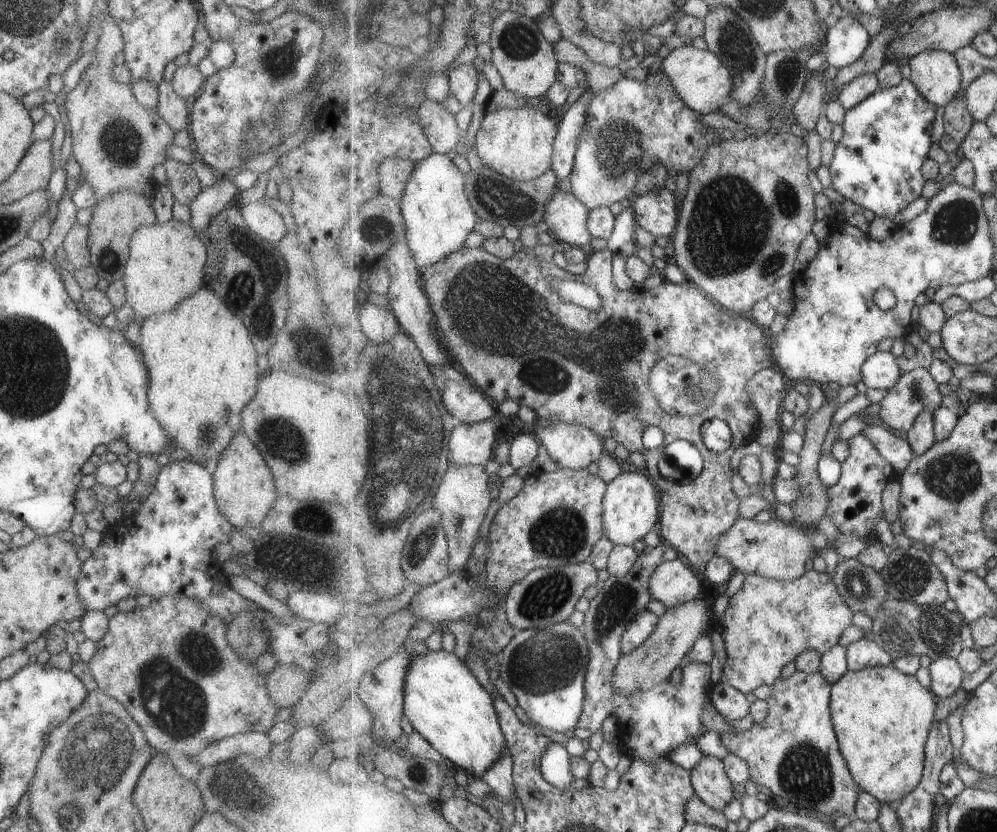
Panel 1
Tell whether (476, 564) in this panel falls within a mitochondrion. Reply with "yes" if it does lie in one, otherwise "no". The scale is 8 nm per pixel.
no

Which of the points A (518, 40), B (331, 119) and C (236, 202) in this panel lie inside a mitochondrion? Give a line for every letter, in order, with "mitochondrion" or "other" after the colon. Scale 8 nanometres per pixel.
A: mitochondrion
B: other
C: other

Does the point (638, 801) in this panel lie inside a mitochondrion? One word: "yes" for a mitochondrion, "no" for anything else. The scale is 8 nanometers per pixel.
no

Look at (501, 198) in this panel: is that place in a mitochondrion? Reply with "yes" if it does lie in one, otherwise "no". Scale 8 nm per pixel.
yes

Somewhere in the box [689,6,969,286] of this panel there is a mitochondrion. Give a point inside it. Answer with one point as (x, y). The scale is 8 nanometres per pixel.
(733, 41)

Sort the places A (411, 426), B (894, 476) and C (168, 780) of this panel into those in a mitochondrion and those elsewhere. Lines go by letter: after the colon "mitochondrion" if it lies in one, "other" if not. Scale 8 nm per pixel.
A: mitochondrion
B: other
C: other

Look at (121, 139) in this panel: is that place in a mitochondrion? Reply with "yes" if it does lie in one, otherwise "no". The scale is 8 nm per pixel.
yes

